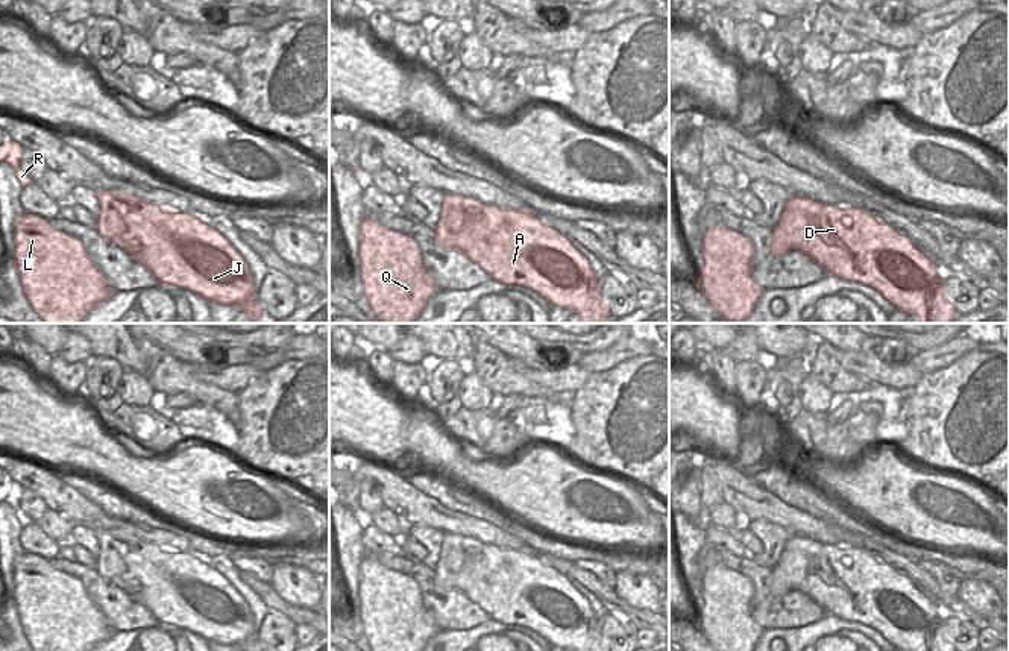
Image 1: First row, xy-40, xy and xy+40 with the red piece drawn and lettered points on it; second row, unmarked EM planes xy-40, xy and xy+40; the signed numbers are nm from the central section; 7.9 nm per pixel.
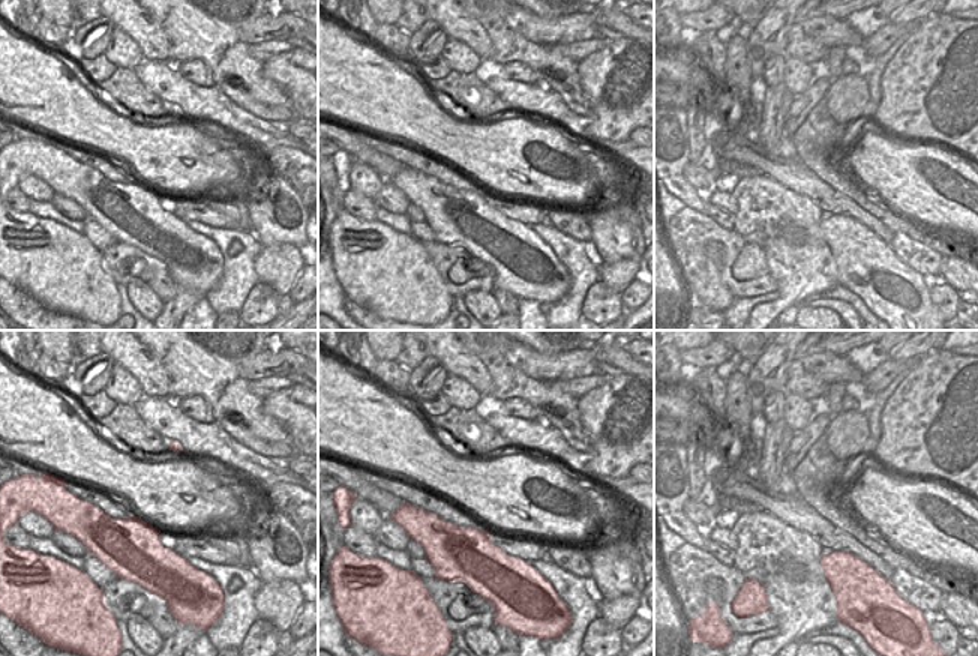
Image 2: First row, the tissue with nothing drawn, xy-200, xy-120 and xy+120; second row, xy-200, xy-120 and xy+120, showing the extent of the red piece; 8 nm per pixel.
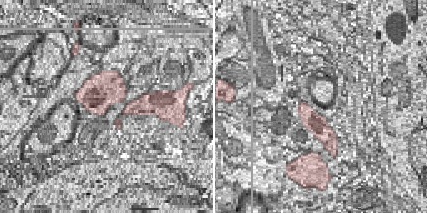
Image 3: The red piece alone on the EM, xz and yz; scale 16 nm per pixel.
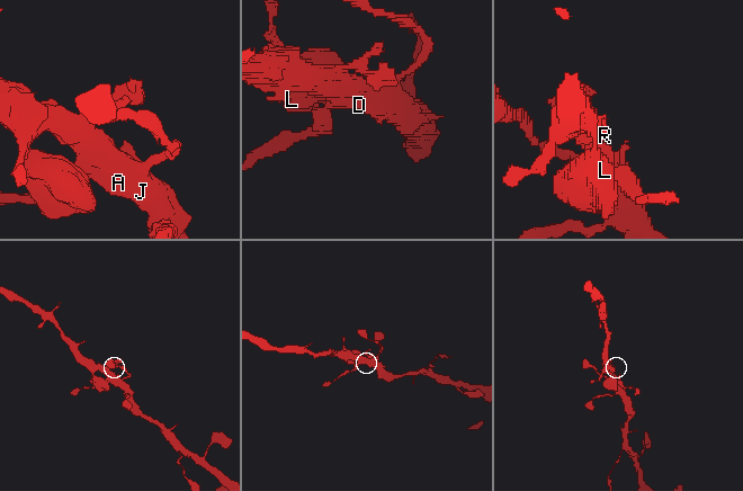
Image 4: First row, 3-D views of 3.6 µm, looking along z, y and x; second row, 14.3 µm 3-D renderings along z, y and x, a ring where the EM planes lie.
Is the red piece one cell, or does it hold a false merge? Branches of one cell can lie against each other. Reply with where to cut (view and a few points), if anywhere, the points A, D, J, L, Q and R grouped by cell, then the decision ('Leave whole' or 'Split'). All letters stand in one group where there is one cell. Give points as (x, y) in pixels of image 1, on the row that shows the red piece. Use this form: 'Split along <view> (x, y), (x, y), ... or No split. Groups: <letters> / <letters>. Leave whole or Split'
No split. Groups: A D J L Q R. Leave whole.

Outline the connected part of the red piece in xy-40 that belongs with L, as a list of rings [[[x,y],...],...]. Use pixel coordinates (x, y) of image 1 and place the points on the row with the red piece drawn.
[[[24,212],[15,226],[15,259],[23,294],[44,323],[80,323],[115,290],[88,256],[80,240],[53,228],[49,220]]]

